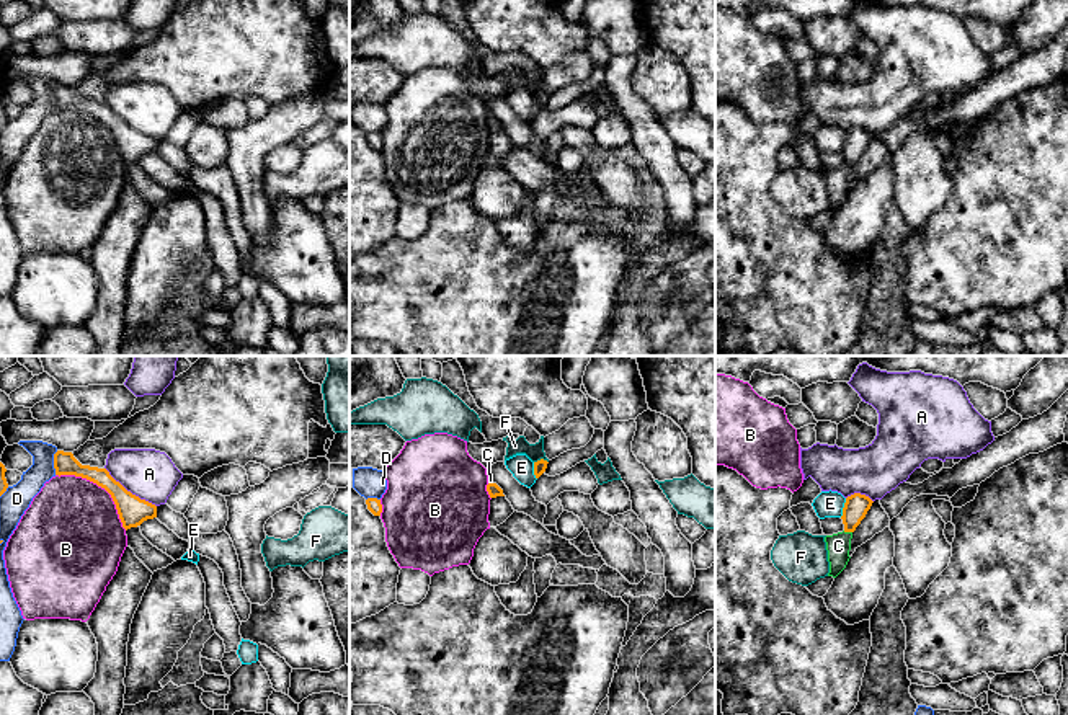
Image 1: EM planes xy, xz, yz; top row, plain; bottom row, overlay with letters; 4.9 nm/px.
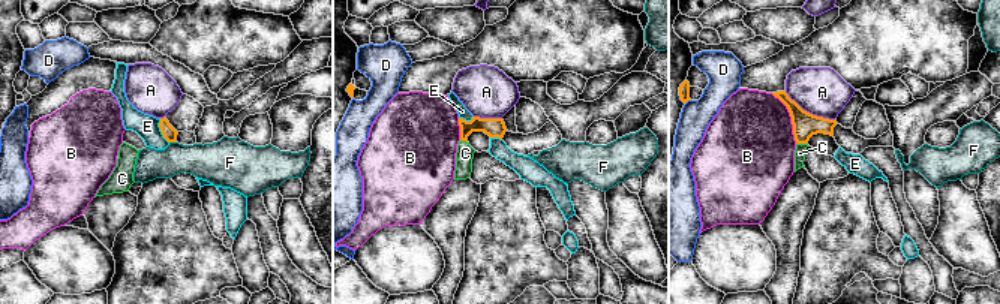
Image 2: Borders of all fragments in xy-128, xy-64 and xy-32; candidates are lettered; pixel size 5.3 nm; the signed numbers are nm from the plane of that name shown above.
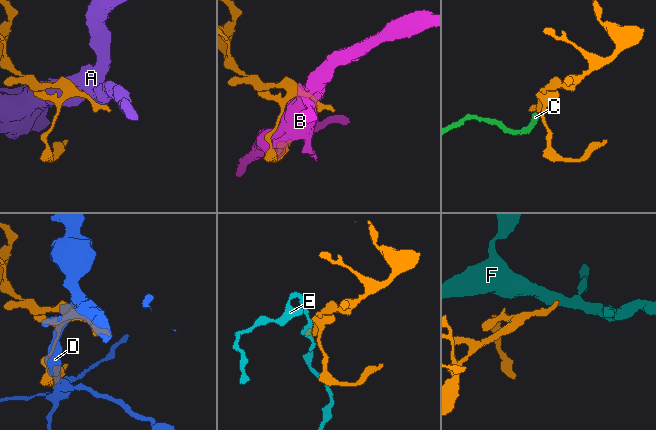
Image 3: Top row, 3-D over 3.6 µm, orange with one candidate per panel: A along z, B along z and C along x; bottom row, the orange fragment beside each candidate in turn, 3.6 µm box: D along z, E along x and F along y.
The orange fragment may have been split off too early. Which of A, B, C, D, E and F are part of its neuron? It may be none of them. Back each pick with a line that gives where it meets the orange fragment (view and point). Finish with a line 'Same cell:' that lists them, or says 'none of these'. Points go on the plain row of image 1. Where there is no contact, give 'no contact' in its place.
C: contact yz (848, 165)
Same cell: C

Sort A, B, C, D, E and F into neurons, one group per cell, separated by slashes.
A / B / C / D / E / F

